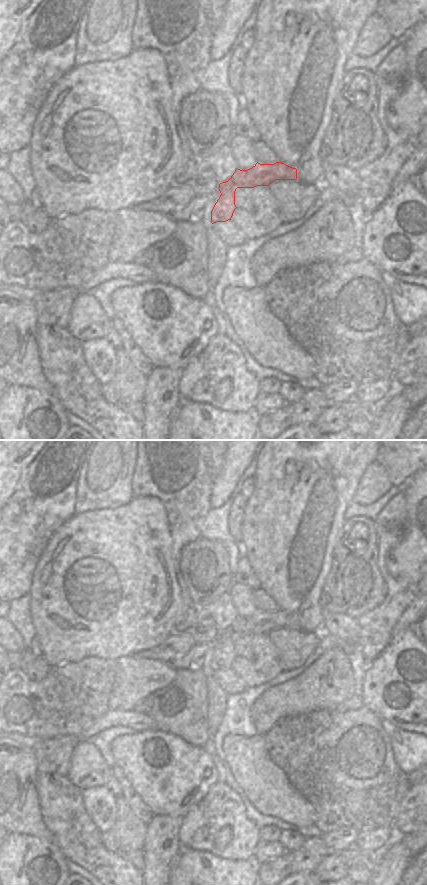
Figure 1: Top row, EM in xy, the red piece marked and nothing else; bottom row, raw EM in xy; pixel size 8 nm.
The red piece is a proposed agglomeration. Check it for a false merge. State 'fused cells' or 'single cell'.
fused cells

